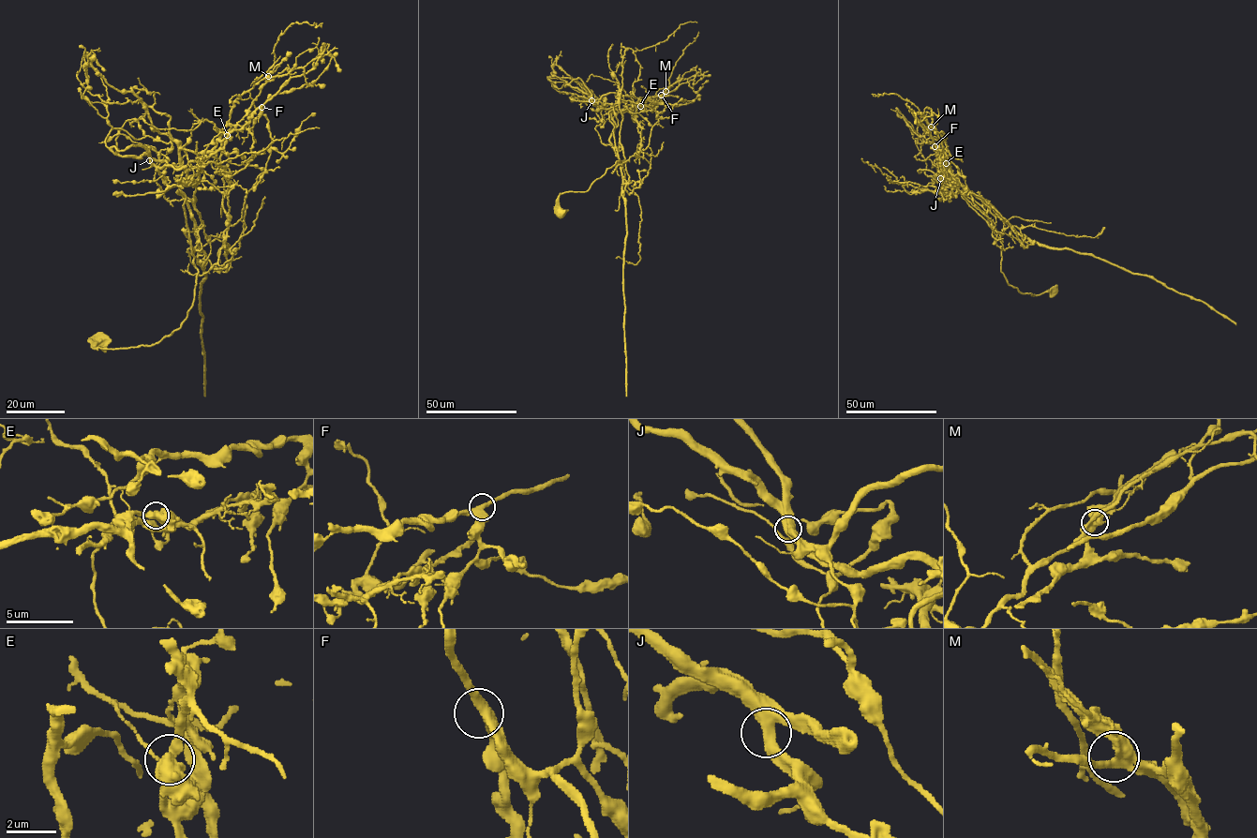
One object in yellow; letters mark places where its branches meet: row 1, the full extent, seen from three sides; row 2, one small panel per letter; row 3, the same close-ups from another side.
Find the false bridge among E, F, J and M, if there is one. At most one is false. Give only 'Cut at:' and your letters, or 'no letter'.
Cut at: E

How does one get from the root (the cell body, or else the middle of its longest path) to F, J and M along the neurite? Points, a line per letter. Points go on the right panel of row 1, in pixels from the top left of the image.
F: (1053, 291), (1032, 295), (1008, 283), (1001, 270), (1001, 240), (950, 187), (950, 176), (938, 162), (935, 146)
J: (1053, 291), (1032, 295), (1010, 285), (1001, 270), (1001, 240), (962, 194), (945, 183), (947, 179), (940, 178)
M: (1053, 291), (1032, 295), (1008, 283), (1001, 270), (1001, 240), (950, 187), (947, 156), (931, 127)

